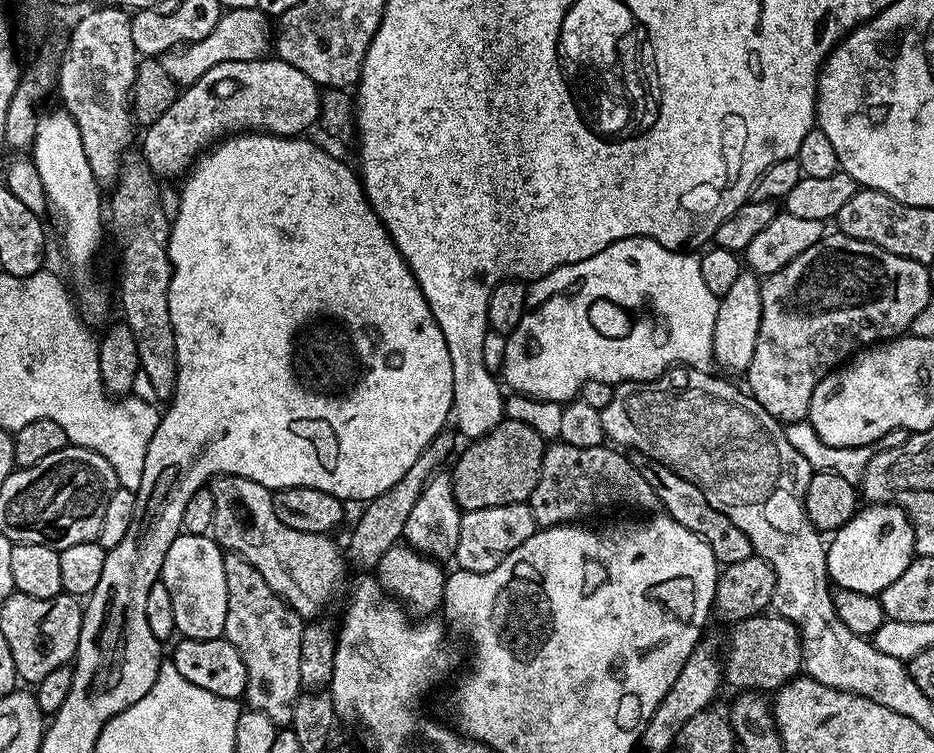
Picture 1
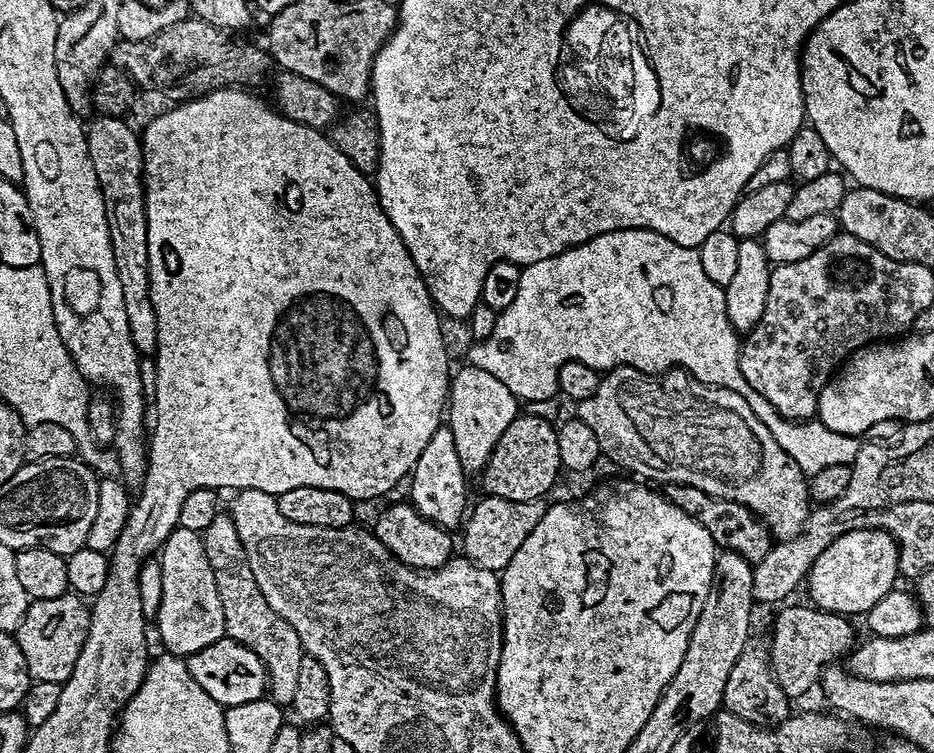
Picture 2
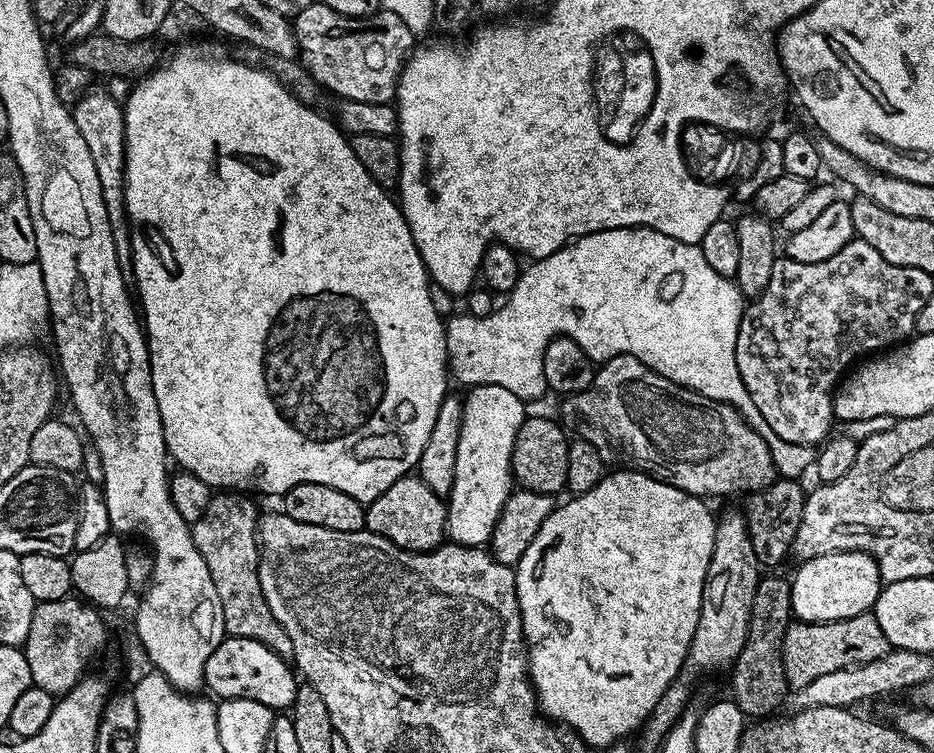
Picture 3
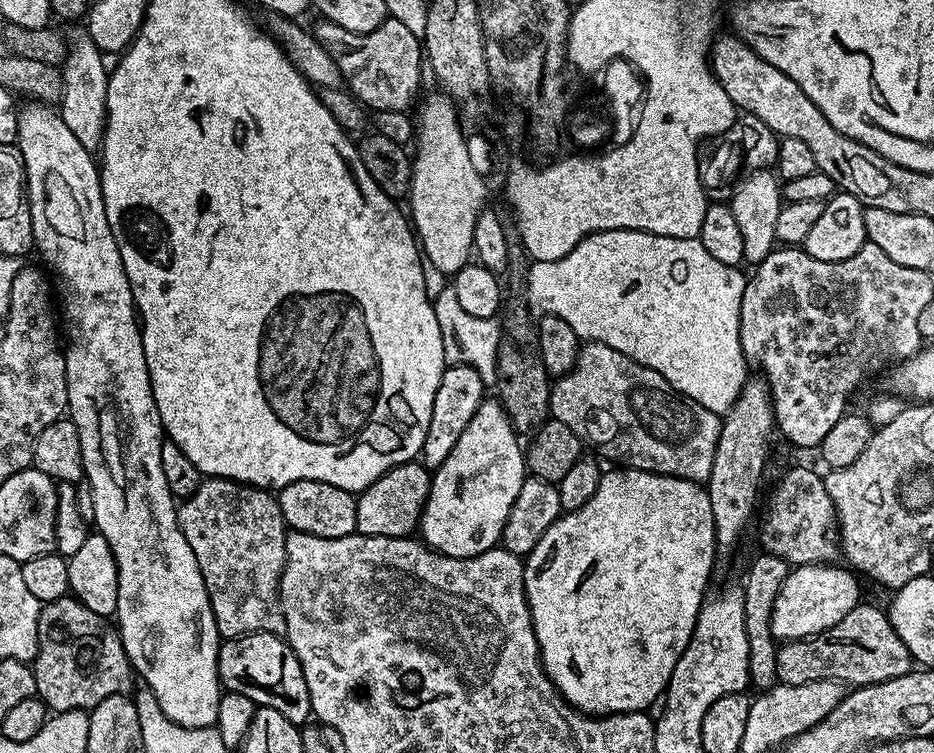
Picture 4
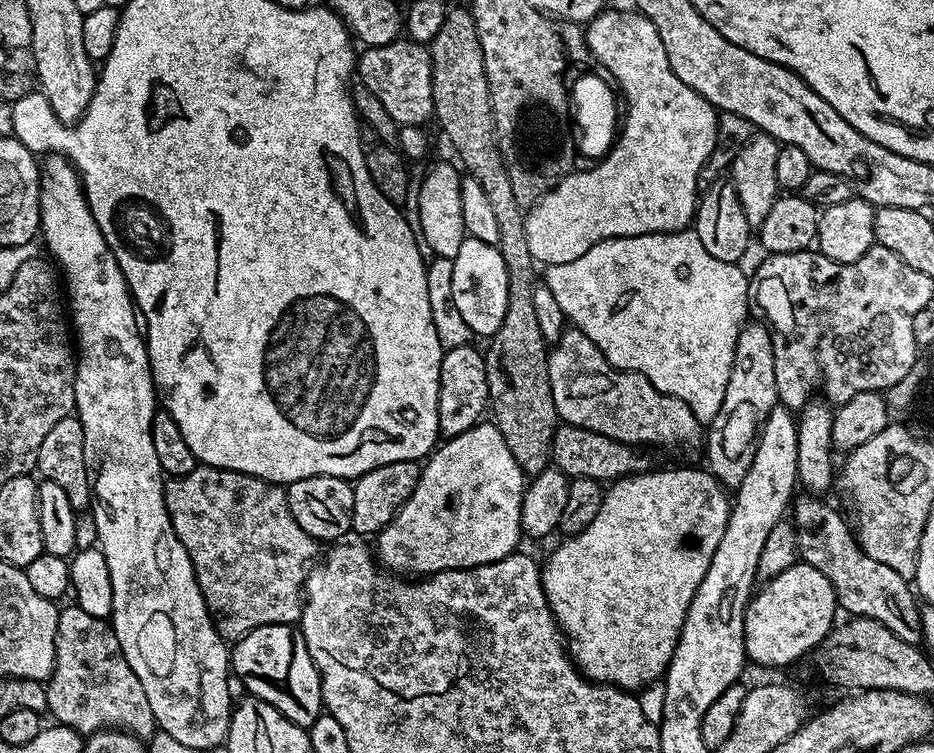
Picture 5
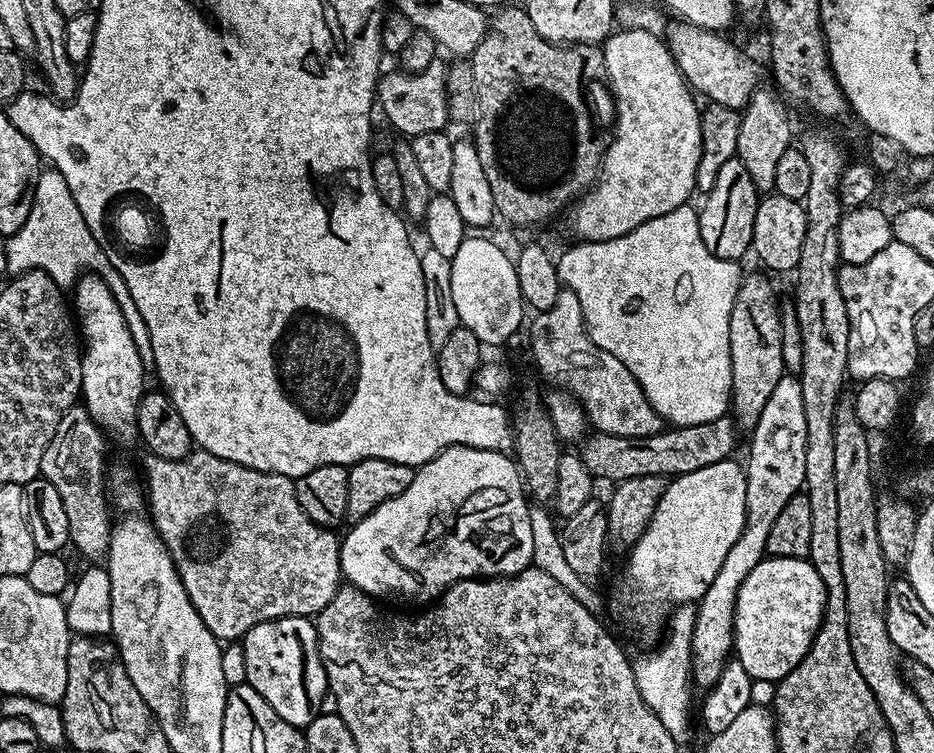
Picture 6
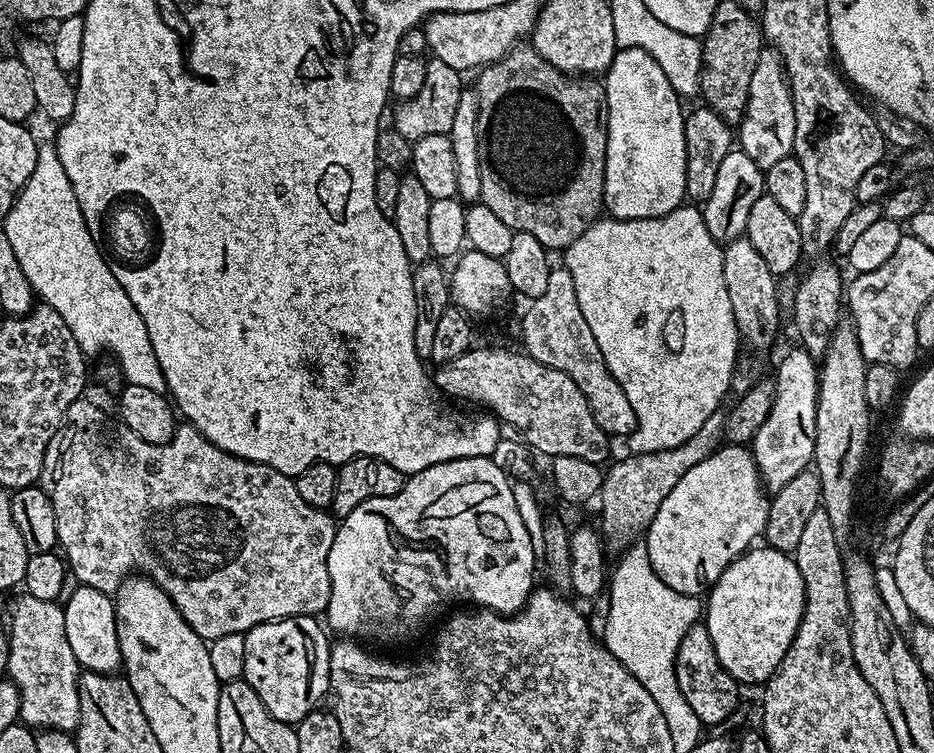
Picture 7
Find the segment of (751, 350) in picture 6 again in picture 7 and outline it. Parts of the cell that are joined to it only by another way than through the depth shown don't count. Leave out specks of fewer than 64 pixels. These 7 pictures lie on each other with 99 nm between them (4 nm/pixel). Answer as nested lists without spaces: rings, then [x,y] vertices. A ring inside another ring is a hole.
[[[747,235],[739,236],[738,239],[723,245],[723,250],[722,274],[726,278],[726,294],[730,294],[730,306],[734,310],[734,320],[740,331],[741,341],[748,343],[749,340],[756,348],[768,348],[776,338],[780,310],[782,310],[778,277],[772,273],[770,266],[766,266],[762,254],[754,250],[754,242],[750,242]]]

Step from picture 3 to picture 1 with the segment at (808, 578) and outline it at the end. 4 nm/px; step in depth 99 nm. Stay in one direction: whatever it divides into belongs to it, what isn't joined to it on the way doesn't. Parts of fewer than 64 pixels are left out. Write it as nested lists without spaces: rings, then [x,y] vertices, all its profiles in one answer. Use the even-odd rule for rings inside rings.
[[[893,504],[861,507],[856,515],[836,529],[831,540],[827,545],[829,581],[837,589],[845,588],[870,596],[886,590],[898,574],[907,570],[916,550],[911,519],[907,512]]]

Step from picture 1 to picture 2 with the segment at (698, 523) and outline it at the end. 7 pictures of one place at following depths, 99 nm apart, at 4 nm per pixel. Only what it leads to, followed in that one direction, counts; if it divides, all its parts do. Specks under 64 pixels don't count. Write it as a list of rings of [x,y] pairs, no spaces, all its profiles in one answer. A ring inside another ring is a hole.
[[[669,483],[666,495],[670,502],[674,502],[674,506],[678,506],[680,510],[686,510],[686,514],[690,514],[695,520],[702,522],[702,526],[706,526],[717,549],[738,554],[742,558],[746,558],[753,566],[762,562],[762,558],[766,558],[766,554],[772,549],[774,543],[772,533],[764,525],[764,521],[755,516],[746,506],[742,506],[738,502],[719,500],[717,496],[706,494],[706,490],[698,490],[698,486],[689,484]]]

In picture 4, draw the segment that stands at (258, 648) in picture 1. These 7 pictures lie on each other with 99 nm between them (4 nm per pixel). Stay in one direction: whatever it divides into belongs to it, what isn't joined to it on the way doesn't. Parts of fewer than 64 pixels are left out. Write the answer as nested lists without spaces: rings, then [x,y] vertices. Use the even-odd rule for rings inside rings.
[[[204,478],[201,479],[198,490],[194,490],[194,494],[187,497],[179,505],[176,517],[180,523],[182,534],[186,538],[186,542],[190,542],[190,550],[194,550],[194,558],[198,558],[198,570],[202,570],[202,578],[206,582],[210,606],[214,610],[214,618],[216,619],[216,625],[221,637],[249,636],[252,632],[286,633],[286,622],[280,609],[280,575],[286,562],[286,538],[290,529],[284,523],[284,515],[280,509],[279,499],[271,491],[254,488],[251,484],[238,484],[234,480],[221,480],[219,478]]]

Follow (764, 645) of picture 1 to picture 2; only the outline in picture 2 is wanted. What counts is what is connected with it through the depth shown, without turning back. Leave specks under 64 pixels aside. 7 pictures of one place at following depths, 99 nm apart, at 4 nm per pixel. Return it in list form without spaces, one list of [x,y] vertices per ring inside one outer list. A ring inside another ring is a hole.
[[[789,603],[789,608],[781,607],[776,616],[776,633],[771,633],[770,647],[772,650],[772,666],[778,678],[778,686],[789,698],[804,696],[812,687],[821,683],[825,668],[835,665],[839,656],[847,657],[857,643],[856,632],[852,629],[853,621],[838,612],[826,612],[823,608],[804,604]]]

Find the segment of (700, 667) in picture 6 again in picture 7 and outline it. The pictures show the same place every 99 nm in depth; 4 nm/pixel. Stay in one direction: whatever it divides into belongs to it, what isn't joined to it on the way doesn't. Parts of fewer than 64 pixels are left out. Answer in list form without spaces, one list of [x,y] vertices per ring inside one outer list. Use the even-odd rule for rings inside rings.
[[[803,346],[795,347],[789,350],[788,356],[781,358],[776,368],[774,406],[770,406],[771,413],[766,422],[762,422],[750,446],[760,471],[760,479],[768,486],[790,482],[790,478],[802,474],[813,463],[812,441],[820,377],[813,356]]]

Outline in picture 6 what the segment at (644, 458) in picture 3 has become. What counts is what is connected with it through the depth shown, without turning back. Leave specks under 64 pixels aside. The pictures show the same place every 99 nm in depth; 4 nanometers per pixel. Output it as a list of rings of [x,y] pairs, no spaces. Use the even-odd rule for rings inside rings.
[[[561,287],[558,302],[533,317],[528,328],[528,344],[532,347],[537,370],[546,379],[553,380],[557,389],[567,389],[580,403],[587,423],[595,431],[615,436],[652,436],[661,431],[661,418],[654,406],[650,406],[634,374],[630,374],[614,354],[606,354],[606,350],[589,338],[582,306],[578,306],[578,298],[571,290]]]

